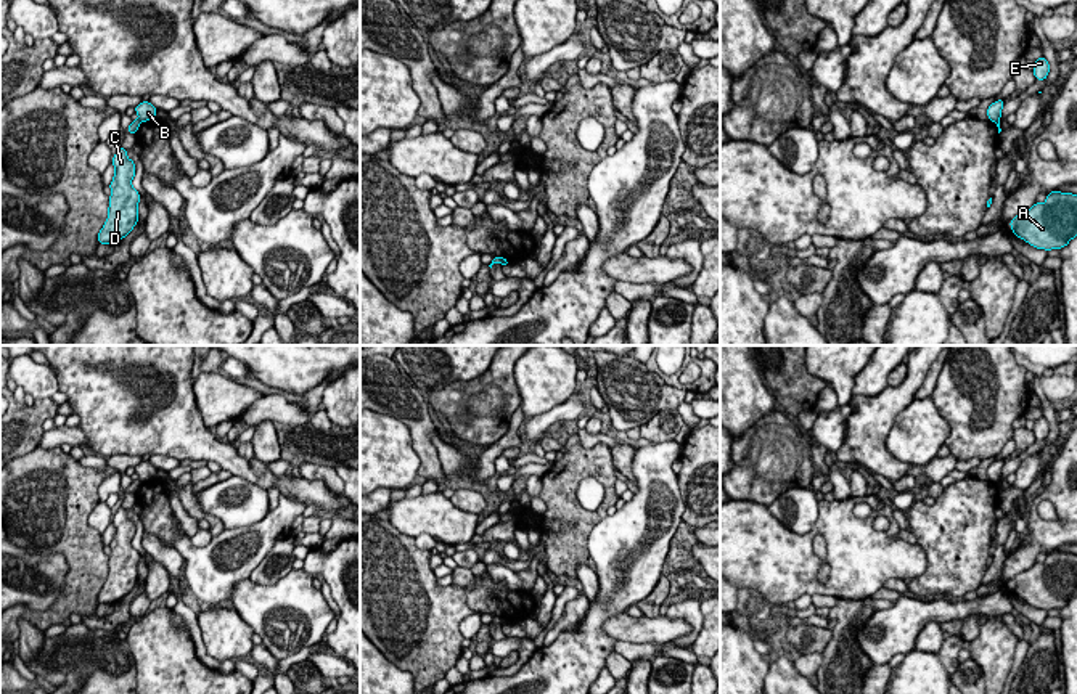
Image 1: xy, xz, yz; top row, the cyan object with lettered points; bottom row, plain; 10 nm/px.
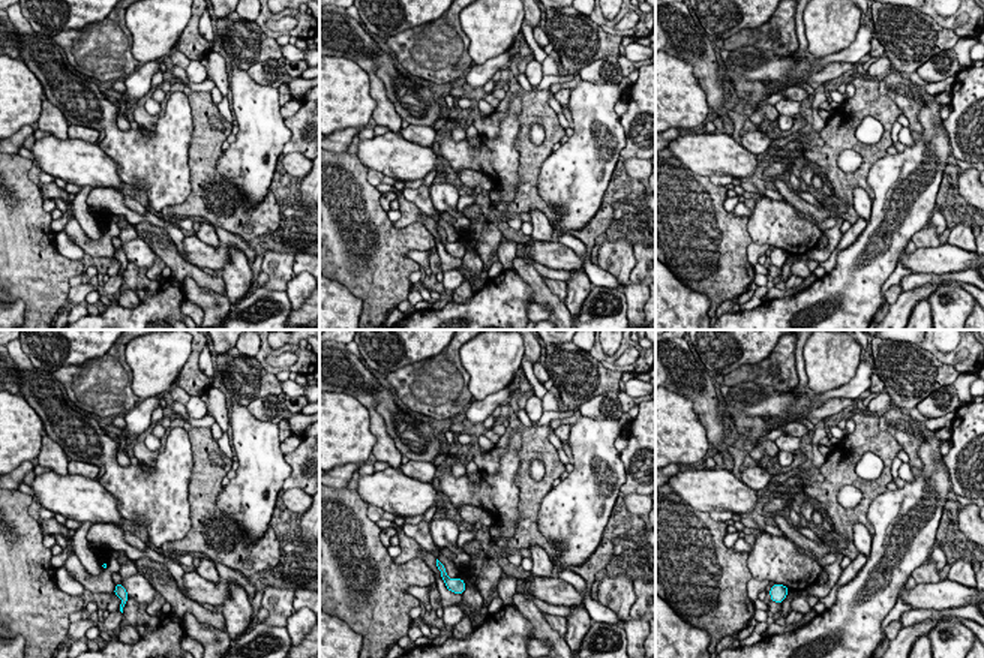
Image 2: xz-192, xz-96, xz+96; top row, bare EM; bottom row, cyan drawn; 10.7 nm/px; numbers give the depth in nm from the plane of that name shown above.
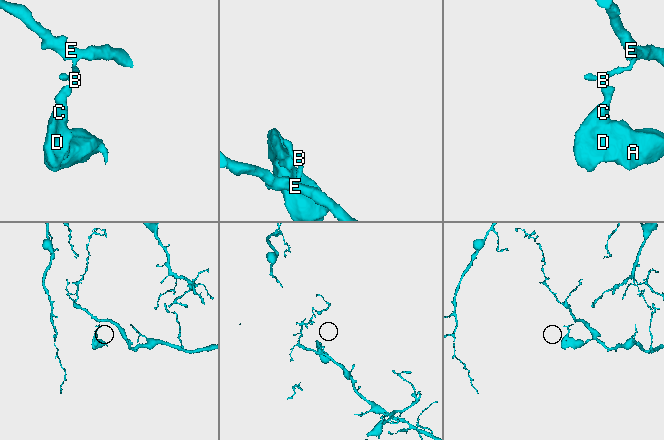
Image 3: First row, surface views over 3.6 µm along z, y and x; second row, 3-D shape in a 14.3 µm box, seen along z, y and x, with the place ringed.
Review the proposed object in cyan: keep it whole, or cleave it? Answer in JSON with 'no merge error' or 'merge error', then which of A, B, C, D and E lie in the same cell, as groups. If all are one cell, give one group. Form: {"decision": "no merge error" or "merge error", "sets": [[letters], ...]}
{"decision": "merge error", "sets": [["A", "C", "D"], ["B", "E"]]}

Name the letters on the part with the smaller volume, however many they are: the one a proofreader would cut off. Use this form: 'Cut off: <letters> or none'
Cut off: A, C, D

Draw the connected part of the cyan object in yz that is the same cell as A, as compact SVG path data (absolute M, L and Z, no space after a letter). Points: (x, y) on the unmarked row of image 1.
M1051 551L1043 564L1014 575L1009 582L1014 596L1037 609L1061 609L1077 596L1077 554Z

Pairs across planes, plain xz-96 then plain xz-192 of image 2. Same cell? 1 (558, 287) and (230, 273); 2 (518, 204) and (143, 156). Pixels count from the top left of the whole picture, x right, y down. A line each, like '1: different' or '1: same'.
1: different
2: different

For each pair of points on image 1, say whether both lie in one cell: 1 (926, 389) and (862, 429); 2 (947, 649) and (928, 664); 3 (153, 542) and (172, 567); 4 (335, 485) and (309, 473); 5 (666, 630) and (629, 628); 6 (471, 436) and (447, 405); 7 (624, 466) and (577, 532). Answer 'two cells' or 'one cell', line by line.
1: two cells
2: two cells
3: one cell
4: one cell
5: one cell
6: one cell
7: two cells

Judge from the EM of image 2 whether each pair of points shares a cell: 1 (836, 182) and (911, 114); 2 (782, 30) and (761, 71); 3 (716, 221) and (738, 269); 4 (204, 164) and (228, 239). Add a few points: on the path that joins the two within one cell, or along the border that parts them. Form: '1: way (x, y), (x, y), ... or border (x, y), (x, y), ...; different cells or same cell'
1: border (879, 89), (903, 114); different cells
2: border (747, 44), (780, 56), (795, 53); different cells
3: way (716, 233), (716, 246), (726, 257); same cell
4: border (215, 227), (234, 233), (243, 240); different cells

